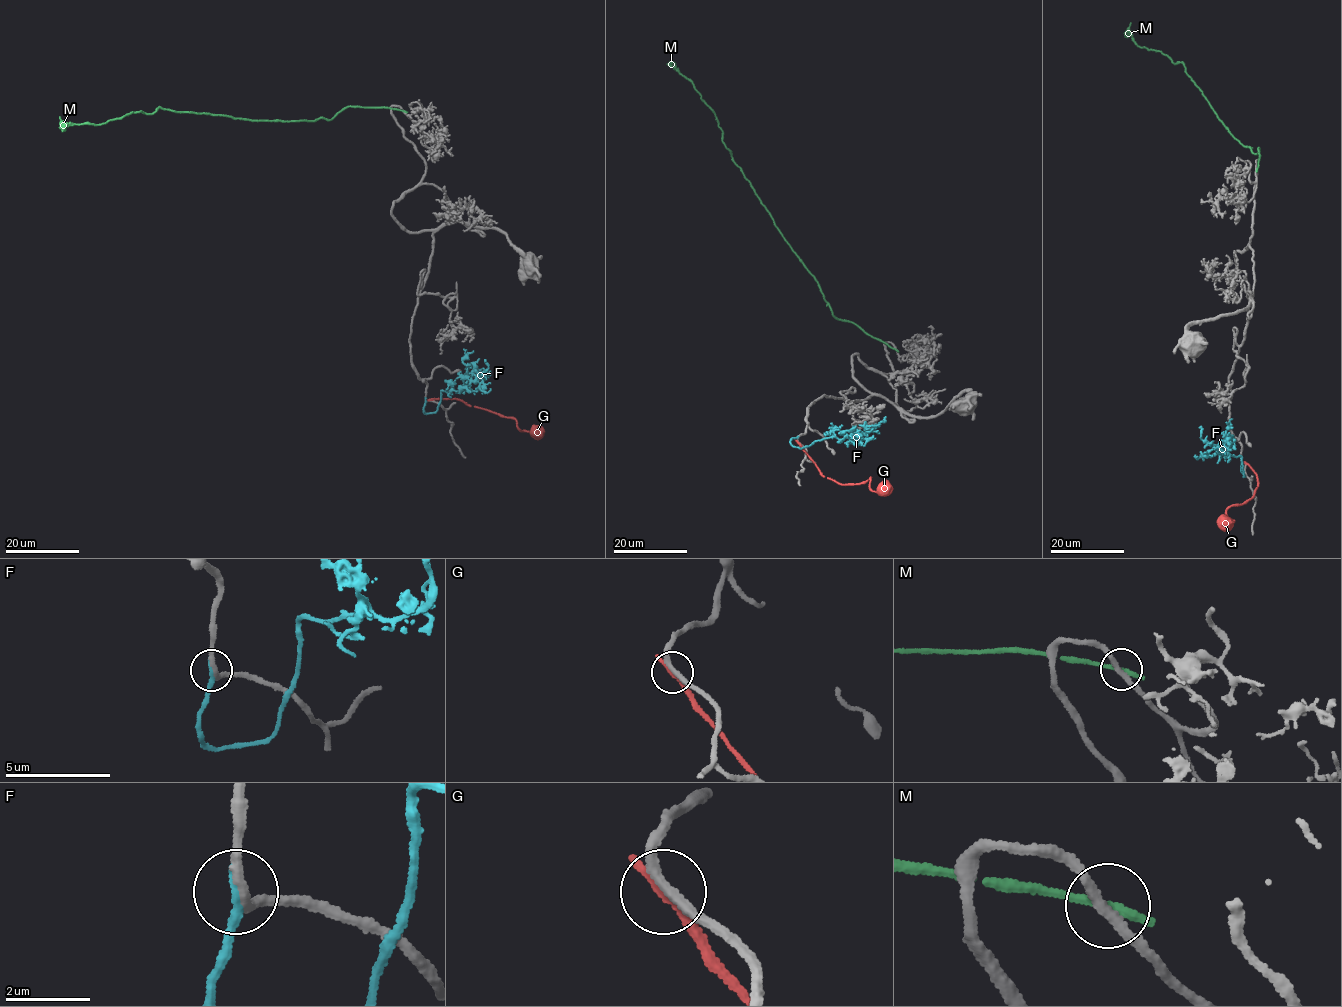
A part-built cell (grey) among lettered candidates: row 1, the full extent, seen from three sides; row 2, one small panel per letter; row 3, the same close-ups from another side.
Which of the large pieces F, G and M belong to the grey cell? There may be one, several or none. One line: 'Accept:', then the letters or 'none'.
Accept: F

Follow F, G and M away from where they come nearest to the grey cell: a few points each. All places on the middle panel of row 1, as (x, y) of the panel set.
F: (797, 436), (790, 442), (801, 448), (830, 437), (864, 438), (869, 432), (867, 425), (880, 424)
G: (798, 442), (824, 477), (849, 485), (865, 483), (871, 477), (870, 488), (875, 492), (886, 491), (891, 486)
M: (895, 349), (851, 322), (833, 316), (819, 284), (784, 240), (734, 162), (722, 140), (715, 113), (671, 62)

